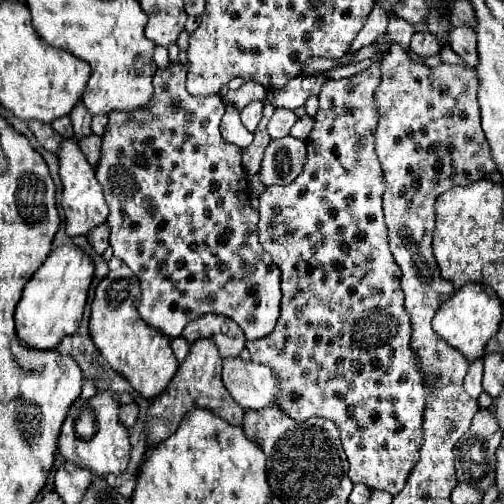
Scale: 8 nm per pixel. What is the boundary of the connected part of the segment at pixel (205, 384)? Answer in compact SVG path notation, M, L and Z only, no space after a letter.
M199 339L191 345L189 355L185 357L185 361L179 365L175 373L175 379L167 385L167 391L163 391L159 397L153 399L147 411L149 445L157 445L159 441L167 439L179 427L181 419L185 417L185 413L189 413L191 407L205 407L231 425L243 423L243 409L237 407L237 403L231 399L229 391L225 391L225 385L221 383L221 363L223 359L217 351L215 341Z

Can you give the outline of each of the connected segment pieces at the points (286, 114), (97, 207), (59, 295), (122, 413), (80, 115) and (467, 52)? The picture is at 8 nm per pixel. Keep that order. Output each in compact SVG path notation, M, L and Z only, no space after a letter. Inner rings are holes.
M275 109L275 115L271 117L271 121L267 125L271 139L287 137L289 129L295 125L295 121L297 121L297 115L293 111L289 111L289 109Z
M63 139L57 157L59 157L59 177L61 177L61 183L63 183L61 205L63 205L63 211L65 211L65 231L71 237L85 235L93 227L97 227L99 223L103 223L107 219L109 207L103 199L103 187L95 179L95 169L89 165L89 161L85 159L85 155L79 149L75 139Z
M61 247L49 253L45 263L27 281L15 309L15 329L21 343L33 349L55 349L65 335L73 335L81 323L87 293L93 279L93 261L81 249Z
M137 403L121 405L121 409L119 409L119 419L125 427L133 427L133 423L137 421L137 415L139 415L139 405Z
M79 101L73 111L71 111L71 121L73 121L73 129L75 129L75 139L81 139L81 137L87 137L91 135L91 115L89 111L85 111L85 105L83 101Z
M457 27L449 35L451 49L465 61L465 65L473 67L477 63L477 39L471 27Z

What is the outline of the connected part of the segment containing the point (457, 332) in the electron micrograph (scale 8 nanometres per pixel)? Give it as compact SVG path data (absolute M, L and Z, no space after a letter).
M465 283L461 289L449 297L449 303L443 303L433 317L433 329L439 339L447 341L451 347L459 349L467 361L475 361L483 355L487 341L497 333L503 319L503 303L491 287L481 283Z

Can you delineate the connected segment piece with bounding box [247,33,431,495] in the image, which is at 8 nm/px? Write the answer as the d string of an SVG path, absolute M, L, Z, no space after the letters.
M383 33L377 37L377 41L373 45L377 47L377 53L375 53L375 61L371 67L367 67L361 73L355 73L353 77L347 77L347 79L327 79L325 87L321 87L319 111L315 115L315 125L305 141L307 143L307 163L305 163L303 173L287 187L267 187L265 193L259 197L259 223L257 223L259 243L263 245L263 249L273 257L273 261L281 269L283 301L281 301L281 317L279 317L273 333L263 339L249 341L247 349L251 353L253 363L261 363L261 365L271 367L275 371L275 375L281 379L281 391L283 391L281 407L285 409L285 413L289 417L299 419L299 421L305 421L311 417L323 417L323 419L331 419L339 427L341 445L343 445L345 455L349 459L349 479L353 483L365 483L371 489L383 489L383 491L389 491L391 495L397 495L405 487L409 473L419 459L421 421L423 421L423 413L427 407L427 397L431 395L431 383L429 383L429 379L425 379L425 373L421 371L421 365L417 359L417 351L413 351L413 347L411 347L411 331L413 329L411 329L409 313L405 311L405 305L403 305L403 291L399 285L401 269L397 267L397 263L389 251L389 243L387 243L389 237L387 237L385 221L383 221L381 197L385 193L385 179L381 177L379 159L375 155L373 131L377 127L375 91L381 85L381 61L389 53L391 41L387 39L387 33Z

